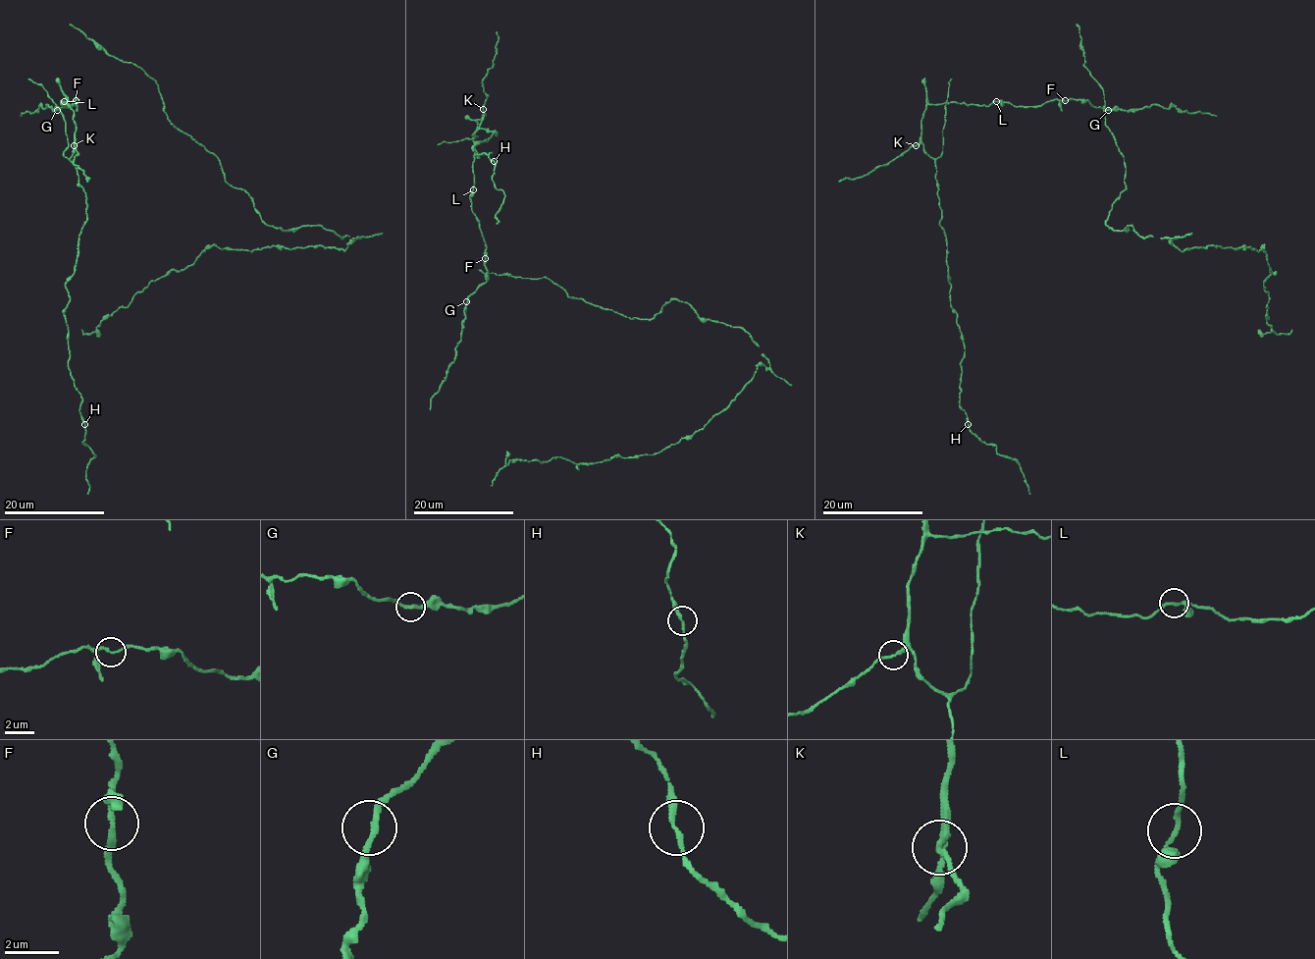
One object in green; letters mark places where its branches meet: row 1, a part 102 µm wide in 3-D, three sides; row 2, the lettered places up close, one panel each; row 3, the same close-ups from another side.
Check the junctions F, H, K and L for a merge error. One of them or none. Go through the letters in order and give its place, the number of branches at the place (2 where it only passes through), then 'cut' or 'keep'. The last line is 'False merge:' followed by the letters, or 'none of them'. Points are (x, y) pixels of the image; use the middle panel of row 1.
F: place (485, 258); branches 2; keep
H: place (494, 161); branches 2; keep
K: place (483, 109); branches 2; keep
L: place (473, 189); branches 2; keep
False merge: none of them

